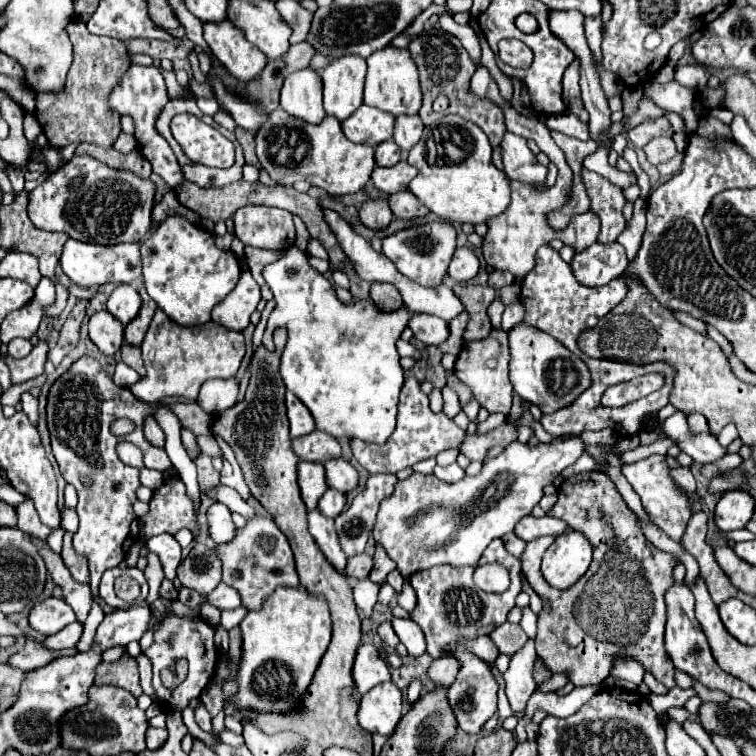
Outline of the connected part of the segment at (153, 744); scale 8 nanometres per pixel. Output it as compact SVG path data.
M149 728L147 730L147 748L149 750L155 750L159 748L161 744L164 744L168 738L168 731L165 728Z

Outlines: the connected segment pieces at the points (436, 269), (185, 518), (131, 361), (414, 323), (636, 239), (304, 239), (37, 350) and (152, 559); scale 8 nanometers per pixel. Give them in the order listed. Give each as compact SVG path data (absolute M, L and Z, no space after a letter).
M427 222L421 226L411 226L383 238L383 254L397 266L397 270L411 282L435 288L447 276L451 256L455 252L457 232L449 222Z
M179 476L165 480L149 502L149 512L139 520L139 540L147 542L155 534L177 534L181 528L199 534L199 522L185 484Z
M123 344L121 356L123 356L123 362L125 362L127 366L131 366L141 378L145 378L145 366L143 366L143 358L141 358L141 350L139 350L139 348Z
M415 314L411 318L409 328L413 330L415 338L423 342L425 346L439 346L449 338L449 324L441 318L427 316L427 314Z
M637 200L633 206L633 218L627 224L627 228L619 234L617 242L625 246L627 250L627 258L629 262L633 262L633 258L637 256L639 248L641 248L641 238L645 232L645 200Z
M295 216L293 218L293 222L295 222L295 228L297 228L297 234L295 234L295 246L301 250L301 252L305 252L305 248L307 248L307 242L309 242L309 232L307 232L307 228L305 228L305 224Z
M39 342L29 356L25 356L23 360L5 360L5 364L11 370L11 382L13 384L23 384L39 374L43 374L47 362L47 344Z
M149 554L149 564L145 568L145 578L149 582L149 596L147 596L147 602L151 604L151 600L159 598L159 586L163 582L163 566L159 562L159 558L155 554Z

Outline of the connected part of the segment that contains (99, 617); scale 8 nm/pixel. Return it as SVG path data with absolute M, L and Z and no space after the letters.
M94 598L91 610L83 624L83 634L76 645L80 652L86 652L93 643L97 627L103 621L105 614L101 607L95 602Z

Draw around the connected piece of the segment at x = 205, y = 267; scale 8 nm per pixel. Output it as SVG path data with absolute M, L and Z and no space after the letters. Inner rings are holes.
M169 216L155 234L141 244L143 282L157 306L181 326L211 322L211 310L239 282L241 266L231 250L215 246L215 236L183 216Z

